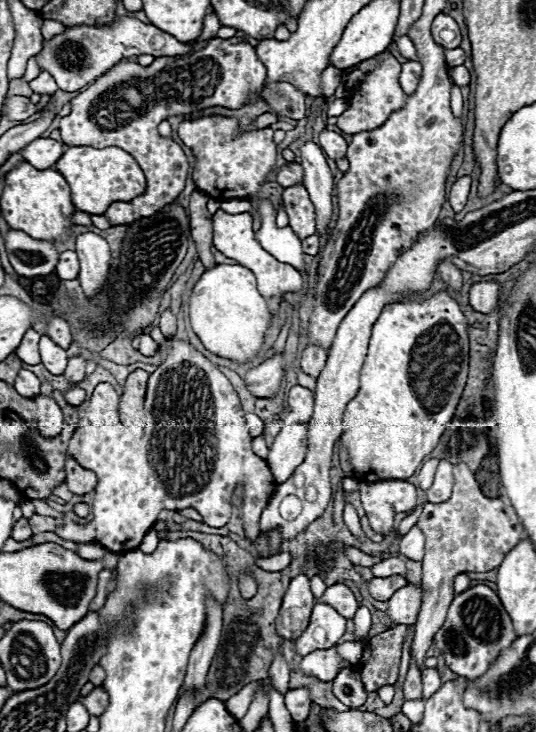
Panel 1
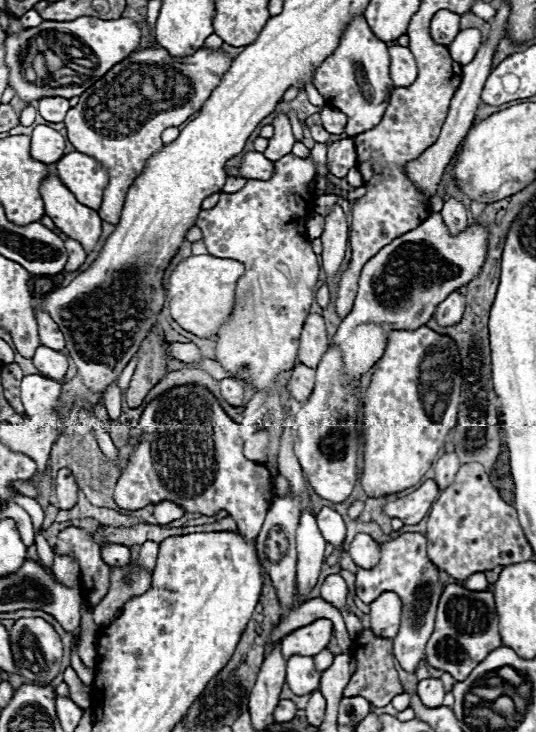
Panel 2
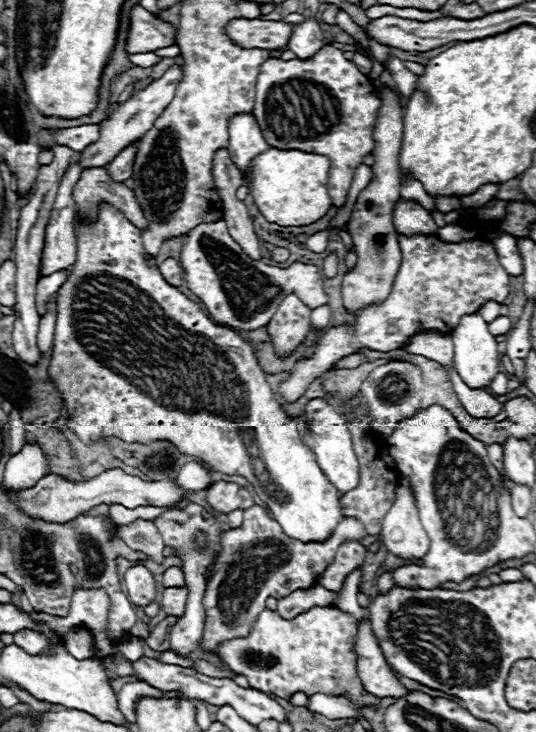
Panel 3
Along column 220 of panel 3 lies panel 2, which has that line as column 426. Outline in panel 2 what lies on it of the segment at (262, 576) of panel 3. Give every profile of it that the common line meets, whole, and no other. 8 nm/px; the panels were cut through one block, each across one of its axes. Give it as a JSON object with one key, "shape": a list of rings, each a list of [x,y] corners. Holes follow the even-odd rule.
{"shape":[[[400,534],[394,540],[378,544],[380,560],[374,568],[358,568],[356,572],[356,596],[374,598],[374,592],[396,592],[402,600],[402,618],[400,630],[394,638],[394,656],[406,672],[414,672],[418,662],[424,658],[424,646],[434,628],[434,616],[438,598],[444,590],[440,582],[440,570],[430,562],[426,554],[426,536],[424,534]]]}

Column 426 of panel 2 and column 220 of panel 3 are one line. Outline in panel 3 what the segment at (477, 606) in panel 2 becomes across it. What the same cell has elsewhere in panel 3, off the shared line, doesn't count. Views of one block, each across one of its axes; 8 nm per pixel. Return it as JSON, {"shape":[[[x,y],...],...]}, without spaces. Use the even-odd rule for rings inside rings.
{"shape":[[[314,606],[302,614],[298,614],[292,620],[282,618],[276,610],[264,608],[262,614],[258,614],[256,622],[252,624],[252,630],[248,632],[246,638],[232,638],[220,644],[218,648],[218,658],[222,664],[230,666],[236,674],[242,674],[248,678],[250,688],[260,690],[264,694],[274,694],[278,698],[290,700],[292,694],[296,692],[306,692],[306,694],[344,694],[350,698],[354,704],[360,708],[376,708],[380,698],[374,698],[364,692],[358,676],[356,676],[356,634],[358,634],[358,622],[352,618],[352,614],[340,610],[340,608],[322,608]]]}

